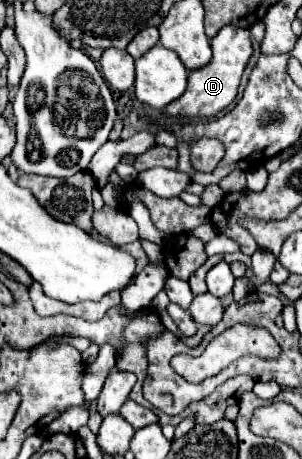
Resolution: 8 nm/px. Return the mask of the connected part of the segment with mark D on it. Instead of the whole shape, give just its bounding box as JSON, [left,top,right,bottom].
[166,24,252,118]

